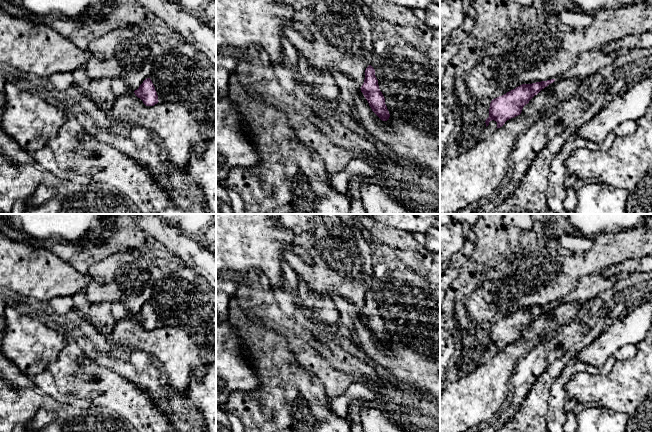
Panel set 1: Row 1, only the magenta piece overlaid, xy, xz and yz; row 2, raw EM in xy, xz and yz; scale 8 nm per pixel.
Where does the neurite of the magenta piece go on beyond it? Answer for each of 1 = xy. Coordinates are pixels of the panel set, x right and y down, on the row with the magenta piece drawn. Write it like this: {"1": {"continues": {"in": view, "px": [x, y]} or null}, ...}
{"1": {"continues": null}}

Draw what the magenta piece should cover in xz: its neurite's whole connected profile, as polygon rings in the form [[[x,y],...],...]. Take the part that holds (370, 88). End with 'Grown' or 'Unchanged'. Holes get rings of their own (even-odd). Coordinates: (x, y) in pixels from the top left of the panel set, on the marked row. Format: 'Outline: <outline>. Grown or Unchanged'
Outline: [[[369,65],[365,70],[364,83],[360,89],[368,101],[372,111],[382,121],[387,121],[390,114],[385,104],[385,98],[379,89],[378,80],[375,76],[375,70],[371,65]]]. Unchanged

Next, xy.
Outline: [[[150,78],[145,79],[134,93],[146,106],[154,106],[159,102],[157,92]]]. Unchanged

